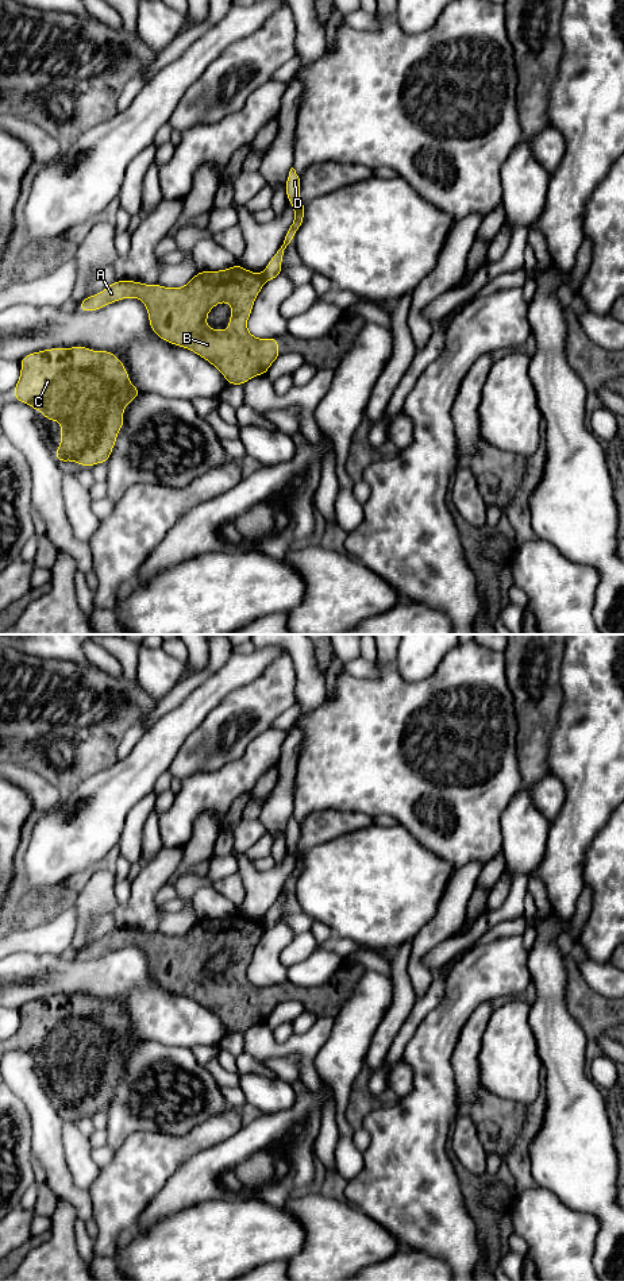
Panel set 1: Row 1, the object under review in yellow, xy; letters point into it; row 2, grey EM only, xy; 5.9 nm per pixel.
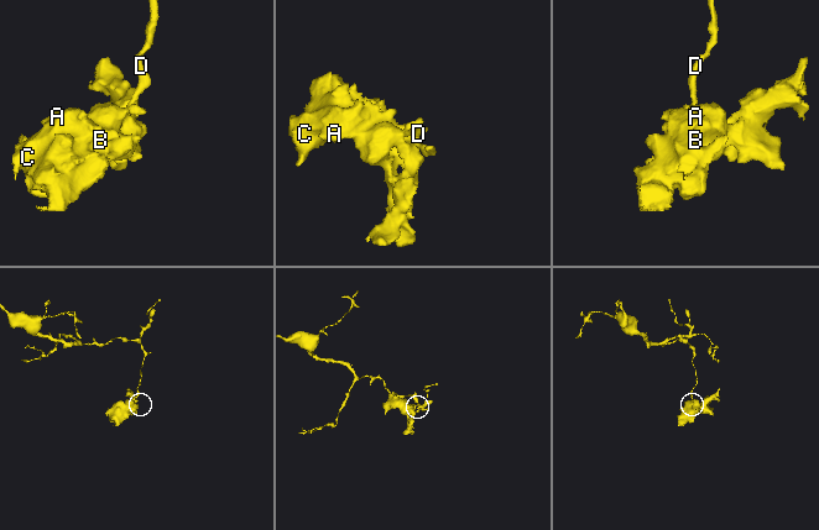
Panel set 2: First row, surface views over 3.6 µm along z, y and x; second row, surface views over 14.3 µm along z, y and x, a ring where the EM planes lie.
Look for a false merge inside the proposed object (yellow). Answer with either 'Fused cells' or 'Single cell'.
Fused cells

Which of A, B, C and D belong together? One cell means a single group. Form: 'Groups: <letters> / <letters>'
Groups: A B C / D

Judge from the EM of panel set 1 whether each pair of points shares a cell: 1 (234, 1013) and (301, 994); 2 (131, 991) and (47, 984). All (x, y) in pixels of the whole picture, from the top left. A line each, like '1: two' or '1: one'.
1: one
2: one

